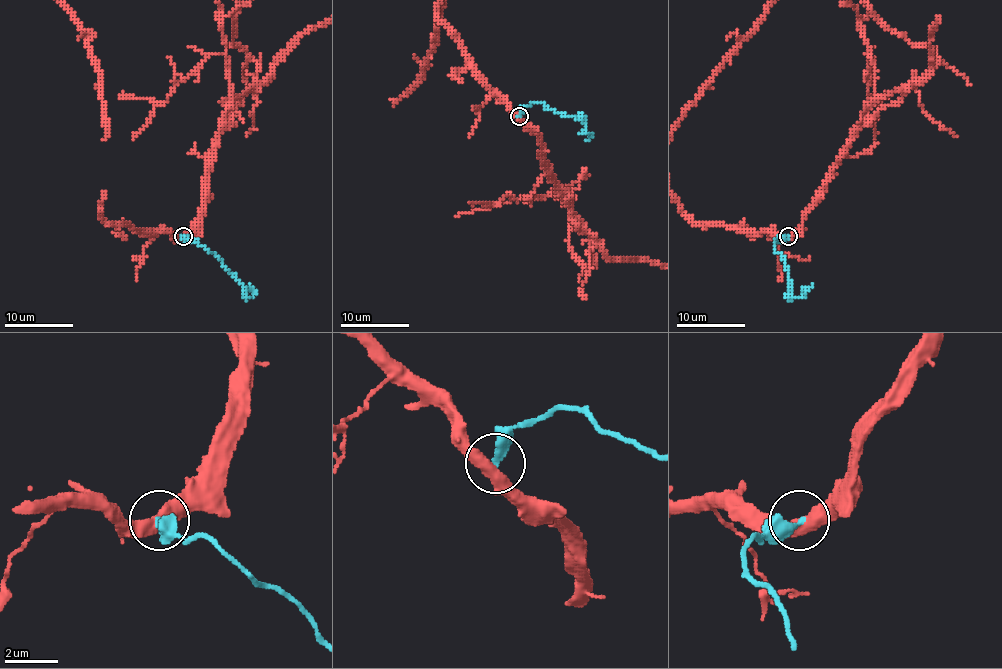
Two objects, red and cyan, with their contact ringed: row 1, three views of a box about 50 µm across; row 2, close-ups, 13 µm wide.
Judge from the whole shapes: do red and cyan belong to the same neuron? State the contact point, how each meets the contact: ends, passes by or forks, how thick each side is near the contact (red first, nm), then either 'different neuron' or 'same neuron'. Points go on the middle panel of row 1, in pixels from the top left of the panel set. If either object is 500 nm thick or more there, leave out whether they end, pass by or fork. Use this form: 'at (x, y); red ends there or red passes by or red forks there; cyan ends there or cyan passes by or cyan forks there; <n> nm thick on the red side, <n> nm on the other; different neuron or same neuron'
at (519, 116); red passes by; cyan ends there; 480 nm thick on the red side, 380 nm on the other; different neuron

